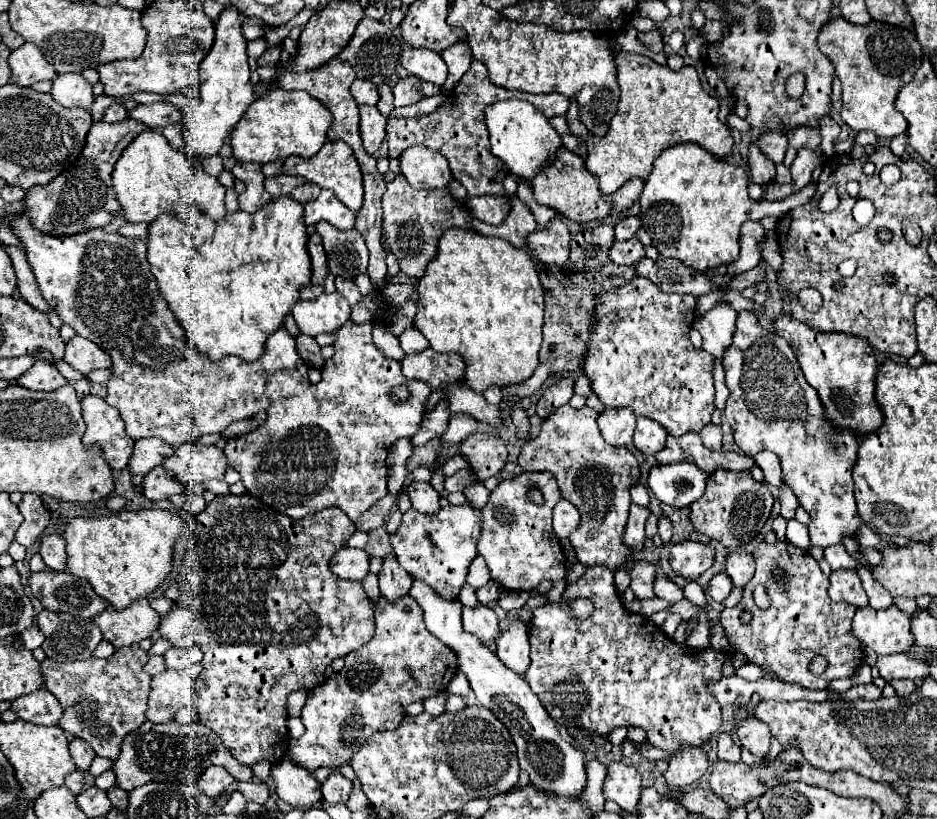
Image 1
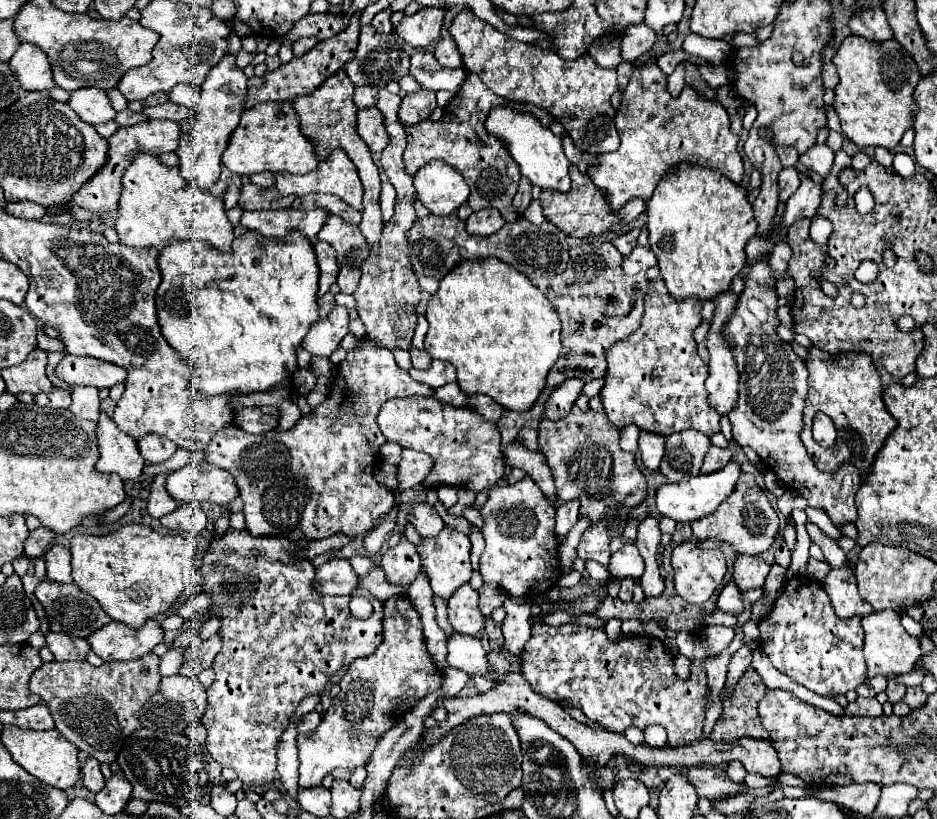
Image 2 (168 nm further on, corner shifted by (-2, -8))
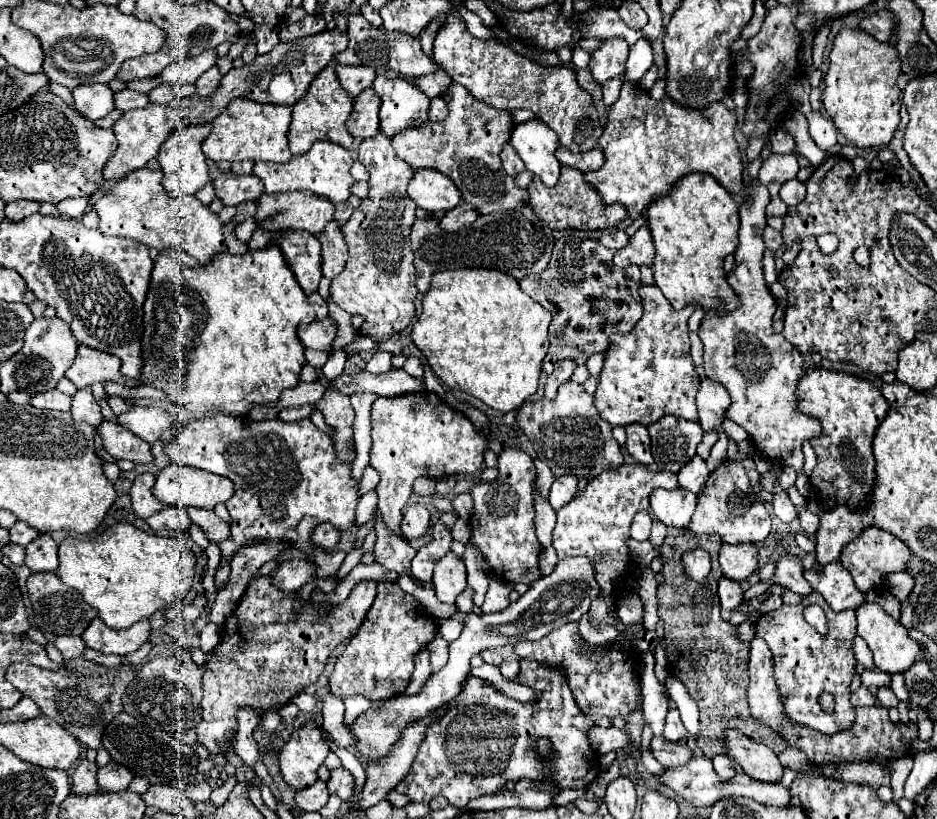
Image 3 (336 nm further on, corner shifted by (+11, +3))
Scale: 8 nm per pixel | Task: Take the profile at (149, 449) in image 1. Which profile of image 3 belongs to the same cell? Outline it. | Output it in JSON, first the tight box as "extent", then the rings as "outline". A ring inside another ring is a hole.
{"extent":[117,406,173,444],"outline":[[[135,406],[131,408],[129,412],[117,416],[117,422],[127,428],[129,432],[133,432],[135,436],[139,436],[143,442],[147,444],[155,444],[161,436],[161,432],[167,428],[167,426],[173,426],[173,418],[161,410],[161,408],[143,408],[143,406]]]}

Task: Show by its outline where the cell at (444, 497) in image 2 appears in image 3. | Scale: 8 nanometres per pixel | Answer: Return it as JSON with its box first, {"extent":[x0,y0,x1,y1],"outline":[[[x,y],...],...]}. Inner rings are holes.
{"extent":[413,478,435,496],"outline":[[[417,478],[413,484],[413,492],[419,496],[431,496],[435,492],[435,480],[433,478]]]}

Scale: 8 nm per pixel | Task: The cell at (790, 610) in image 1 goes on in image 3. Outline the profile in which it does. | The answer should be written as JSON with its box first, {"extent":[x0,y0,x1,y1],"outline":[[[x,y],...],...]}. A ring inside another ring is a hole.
{"extent":[755,592,855,732],"outline":[[[817,592],[803,596],[801,604],[789,606],[783,604],[779,610],[761,614],[755,620],[755,636],[763,638],[773,652],[775,660],[775,680],[781,688],[781,696],[785,700],[785,712],[793,716],[799,724],[805,724],[813,730],[821,732],[835,732],[837,728],[849,728],[853,724],[853,706],[849,702],[849,684],[855,676],[855,652],[853,652],[853,638],[855,638],[855,612],[829,612],[829,606]],[[807,604],[819,604],[827,616],[827,634],[819,634],[813,626],[809,626],[803,618],[803,610]],[[829,692],[835,698],[833,714],[827,714],[819,706],[819,694]]]}

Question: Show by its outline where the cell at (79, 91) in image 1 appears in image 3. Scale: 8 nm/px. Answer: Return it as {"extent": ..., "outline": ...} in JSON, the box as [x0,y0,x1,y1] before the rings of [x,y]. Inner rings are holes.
{"extent":[71,84,113,120],"outline":[[[81,84],[71,90],[75,108],[89,120],[97,120],[107,116],[113,106],[113,92],[107,84]]]}

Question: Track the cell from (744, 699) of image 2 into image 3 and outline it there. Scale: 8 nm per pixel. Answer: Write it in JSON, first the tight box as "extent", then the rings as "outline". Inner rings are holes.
{"extent":[657,528,785,758],"outline":[[[667,528],[665,542],[661,546],[663,554],[663,582],[657,588],[657,608],[659,618],[665,626],[665,642],[667,642],[667,658],[677,672],[677,676],[687,686],[689,696],[697,702],[699,714],[701,714],[701,736],[695,738],[697,746],[707,758],[713,758],[715,754],[723,754],[723,732],[727,728],[739,730],[745,736],[753,738],[755,742],[765,742],[773,752],[783,752],[785,742],[781,736],[773,736],[769,728],[761,728],[757,720],[747,716],[747,700],[745,700],[745,688],[749,682],[747,674],[747,662],[749,662],[749,644],[735,638],[735,626],[731,622],[721,620],[719,616],[719,600],[717,600],[717,580],[723,576],[717,552],[721,548],[721,538],[717,534],[693,534],[687,528]],[[689,548],[705,548],[711,552],[713,568],[709,574],[709,580],[703,580],[701,584],[693,580],[685,580],[685,574],[681,572],[681,554]]]}

